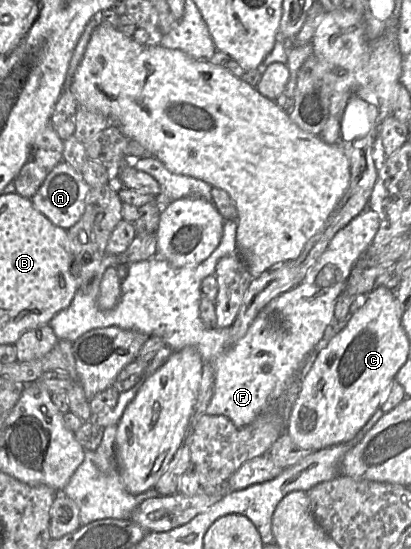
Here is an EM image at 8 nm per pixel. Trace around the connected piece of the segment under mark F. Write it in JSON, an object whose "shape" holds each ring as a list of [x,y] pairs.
{"shape":[[[367,208],[347,226],[340,229],[331,239],[326,250],[307,272],[304,280],[295,288],[272,299],[257,315],[245,335],[234,345],[228,347],[227,328],[209,328],[200,318],[199,305],[202,297],[201,283],[209,275],[214,275],[218,261],[227,255],[237,253],[237,222],[225,220],[222,239],[218,247],[203,262],[191,267],[174,267],[163,258],[152,258],[128,265],[128,275],[121,283],[121,299],[117,306],[103,311],[98,306],[101,283],[109,267],[120,264],[119,256],[106,253],[97,274],[86,290],[77,291],[69,307],[50,320],[48,325],[59,340],[74,342],[88,331],[98,328],[117,327],[133,330],[148,337],[161,338],[173,352],[186,347],[195,348],[203,362],[213,364],[215,369],[214,393],[207,407],[209,415],[222,415],[229,418],[237,427],[252,423],[264,410],[287,394],[287,385],[297,380],[297,371],[323,337],[328,325],[334,321],[335,304],[345,288],[348,277],[357,261],[371,244],[380,225],[379,216]]]}

